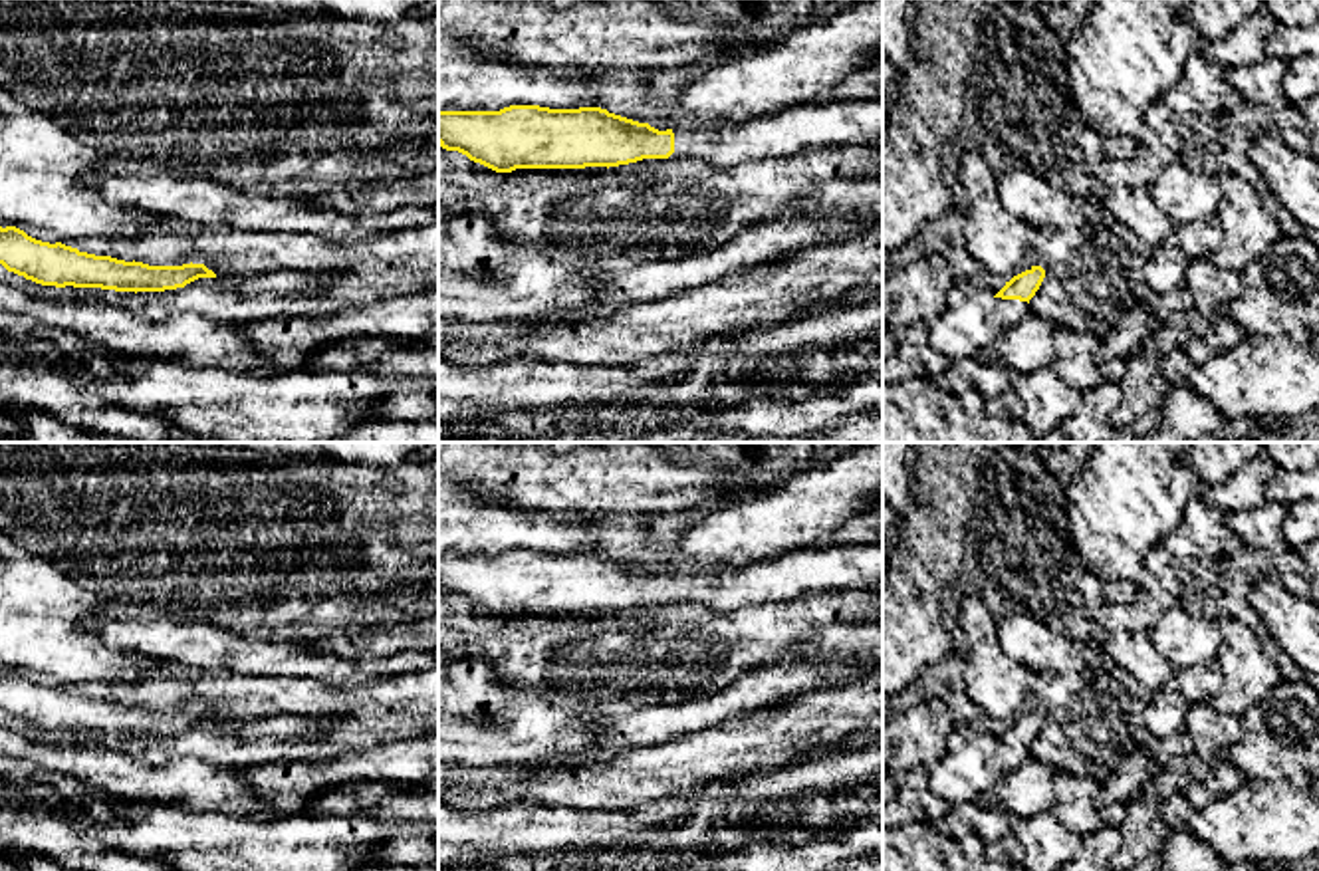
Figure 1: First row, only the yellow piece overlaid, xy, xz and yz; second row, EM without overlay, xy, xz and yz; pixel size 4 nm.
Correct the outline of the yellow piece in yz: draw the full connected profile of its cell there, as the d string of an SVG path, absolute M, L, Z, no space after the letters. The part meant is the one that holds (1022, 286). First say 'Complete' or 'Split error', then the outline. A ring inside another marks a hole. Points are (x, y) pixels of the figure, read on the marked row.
Split error. M1041 260L1027 262L1016 272L1010 282L1006 282L1006 286L994 298L1019 300L1029 304L1029 300L1039 290L1045 272L1047 268Z

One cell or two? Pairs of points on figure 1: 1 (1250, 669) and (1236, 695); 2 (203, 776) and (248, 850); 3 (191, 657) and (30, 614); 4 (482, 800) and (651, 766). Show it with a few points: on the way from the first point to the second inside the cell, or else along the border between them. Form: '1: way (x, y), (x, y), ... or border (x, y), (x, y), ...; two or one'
1: way (1248, 675), (1240, 689); one
2: border (183, 808), (242, 816); two
3: border (90, 623), (112, 649), (135, 653); two
4: way (524, 790), (609, 788); one

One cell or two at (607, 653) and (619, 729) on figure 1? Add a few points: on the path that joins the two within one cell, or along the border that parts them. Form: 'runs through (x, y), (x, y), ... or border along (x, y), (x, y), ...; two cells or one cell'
border along (661, 703), (596, 721); two cells

